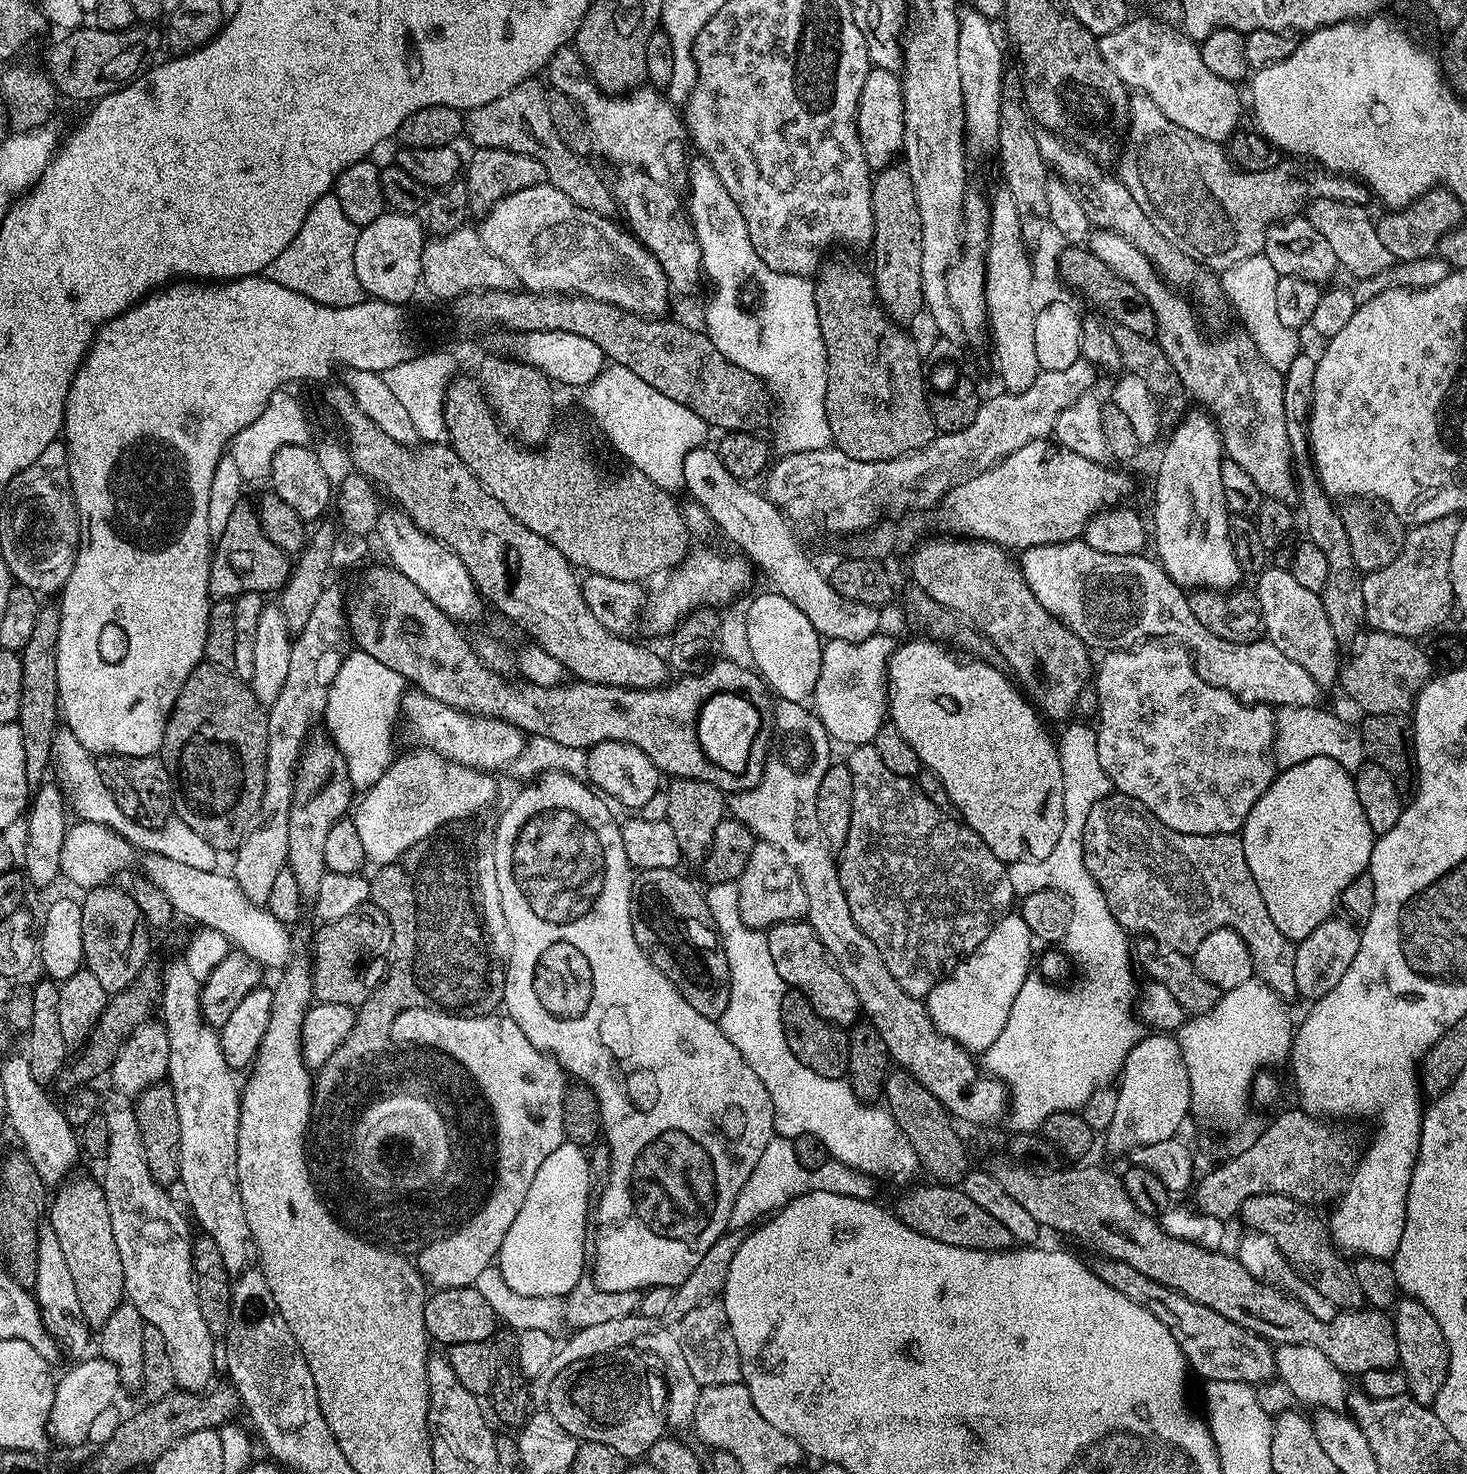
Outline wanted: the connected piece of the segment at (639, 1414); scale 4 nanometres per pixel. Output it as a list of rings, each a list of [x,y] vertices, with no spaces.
[[[621,1350],[574,1362],[557,1374],[554,1382],[550,1382],[546,1410],[552,1415],[554,1422],[558,1422],[558,1426],[576,1437],[577,1441],[602,1442],[618,1450],[618,1454],[625,1458],[643,1457],[652,1449],[652,1444],[665,1435],[668,1402],[665,1377],[655,1367],[648,1368],[647,1363],[649,1364],[649,1361],[635,1350]]]

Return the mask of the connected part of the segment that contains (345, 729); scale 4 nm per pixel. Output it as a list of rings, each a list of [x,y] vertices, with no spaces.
[[[359,650],[349,651],[328,691],[328,705],[322,720],[328,723],[327,735],[346,762],[353,789],[367,790],[375,786],[394,761],[392,735],[398,732],[406,681],[402,674],[382,666],[378,658]]]

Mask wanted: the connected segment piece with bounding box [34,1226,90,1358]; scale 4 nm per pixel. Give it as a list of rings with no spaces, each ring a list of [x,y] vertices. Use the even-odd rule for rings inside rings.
[[[41,1226],[36,1232],[36,1283],[34,1285],[36,1304],[40,1307],[40,1317],[46,1330],[57,1342],[57,1345],[72,1358],[85,1355],[88,1348],[90,1329],[82,1314],[82,1305],[74,1282],[70,1279],[70,1269],[66,1266],[66,1258],[62,1254],[62,1245],[58,1242],[58,1234],[54,1234],[51,1226]]]

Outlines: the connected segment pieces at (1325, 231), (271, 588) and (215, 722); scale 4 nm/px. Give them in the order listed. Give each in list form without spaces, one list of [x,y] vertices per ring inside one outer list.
[[[1313,199],[1306,208],[1306,218],[1330,242],[1330,250],[1334,250],[1337,265],[1345,268],[1355,279],[1360,282],[1368,282],[1379,272],[1384,272],[1388,267],[1391,269],[1394,264],[1394,257],[1386,246],[1382,246],[1378,238],[1378,230],[1373,217],[1368,217],[1367,207],[1345,202],[1343,200],[1322,200]]]
[[[248,502],[234,506],[234,514],[230,514],[230,522],[226,522],[226,530],[222,530],[222,534],[214,540],[209,597],[213,601],[235,601],[237,596],[247,592],[276,594],[287,584],[289,573],[289,553],[274,546],[274,542],[266,538],[255,507]]]
[[[201,666],[193,670],[190,678],[182,686],[178,698],[174,702],[172,712],[168,715],[166,730],[164,731],[164,741],[159,750],[166,770],[172,779],[172,807],[175,819],[181,820],[186,826],[194,830],[195,834],[206,841],[217,854],[235,853],[240,844],[248,835],[248,829],[253,827],[254,821],[259,817],[262,806],[262,790],[266,786],[266,746],[268,745],[268,714],[265,705],[254,698],[251,687],[245,681],[239,680],[231,671],[224,671],[211,666]]]

